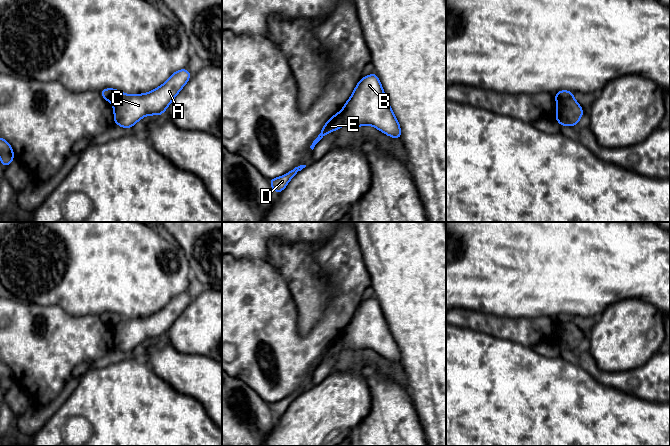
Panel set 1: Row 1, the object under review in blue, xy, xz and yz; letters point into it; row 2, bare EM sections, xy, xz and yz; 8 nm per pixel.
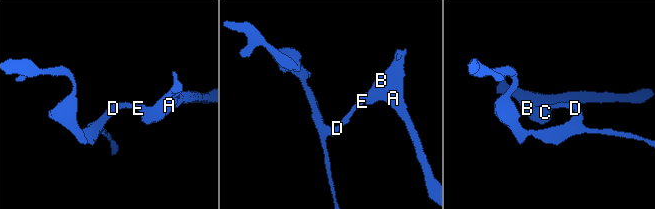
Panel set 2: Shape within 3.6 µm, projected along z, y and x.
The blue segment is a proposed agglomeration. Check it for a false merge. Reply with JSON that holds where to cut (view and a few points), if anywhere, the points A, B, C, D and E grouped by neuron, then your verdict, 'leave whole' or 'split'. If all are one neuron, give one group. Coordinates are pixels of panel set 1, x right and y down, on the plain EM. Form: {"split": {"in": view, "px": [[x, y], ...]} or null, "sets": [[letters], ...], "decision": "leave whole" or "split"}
{"split": {"in": "yz", "px": [[556, 318], [560, 321], [573, 321]]}, "sets": [["A", "B", "C"], ["D", "E"]], "decision": "split"}

